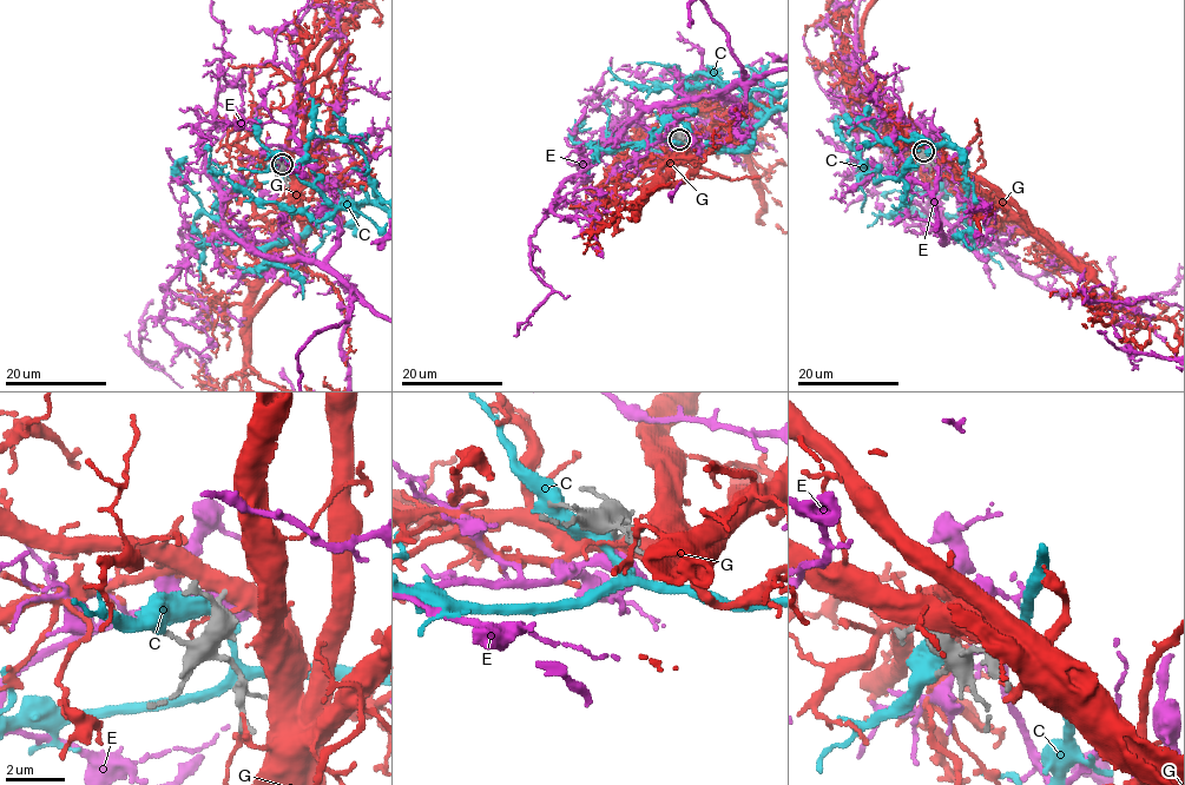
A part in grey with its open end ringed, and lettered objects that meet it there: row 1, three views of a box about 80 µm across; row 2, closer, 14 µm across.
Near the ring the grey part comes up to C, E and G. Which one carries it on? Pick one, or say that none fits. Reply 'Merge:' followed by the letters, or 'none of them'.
Merge: E

